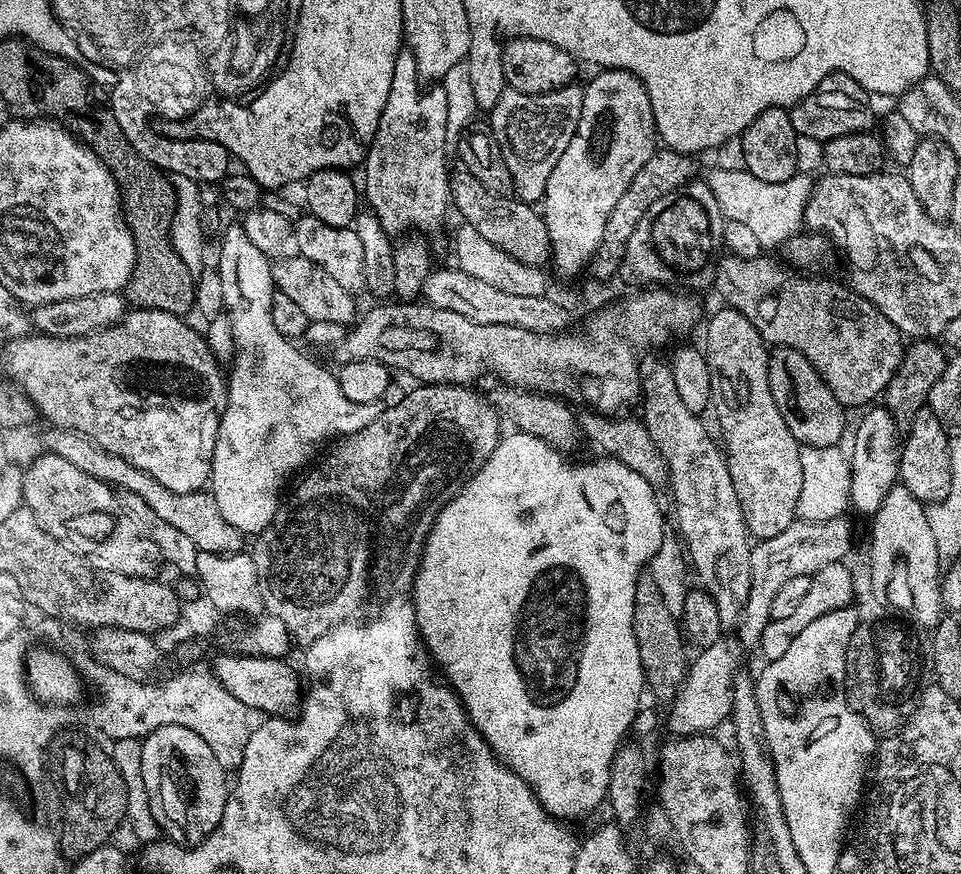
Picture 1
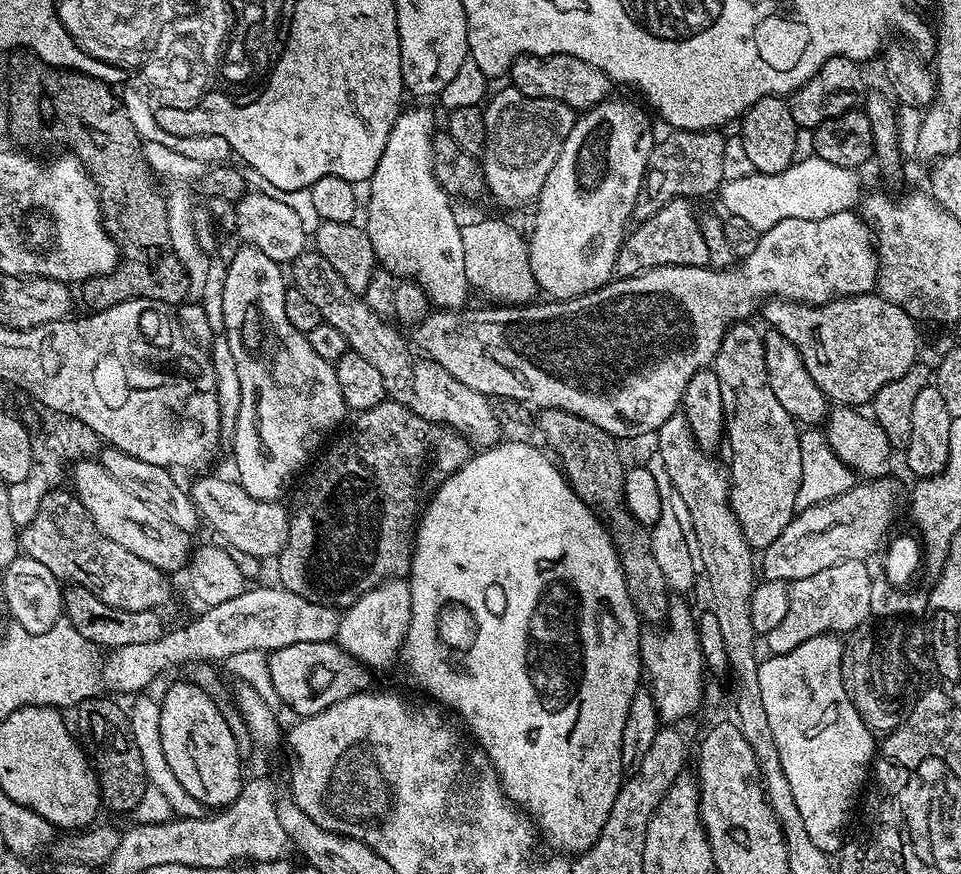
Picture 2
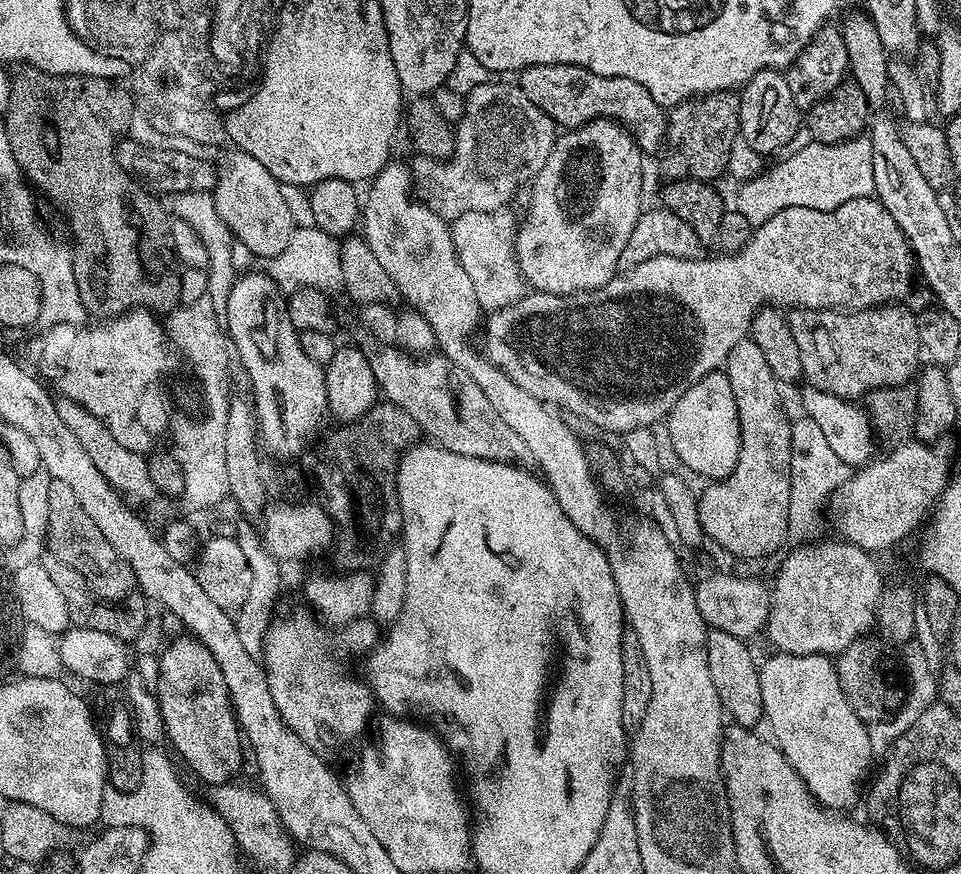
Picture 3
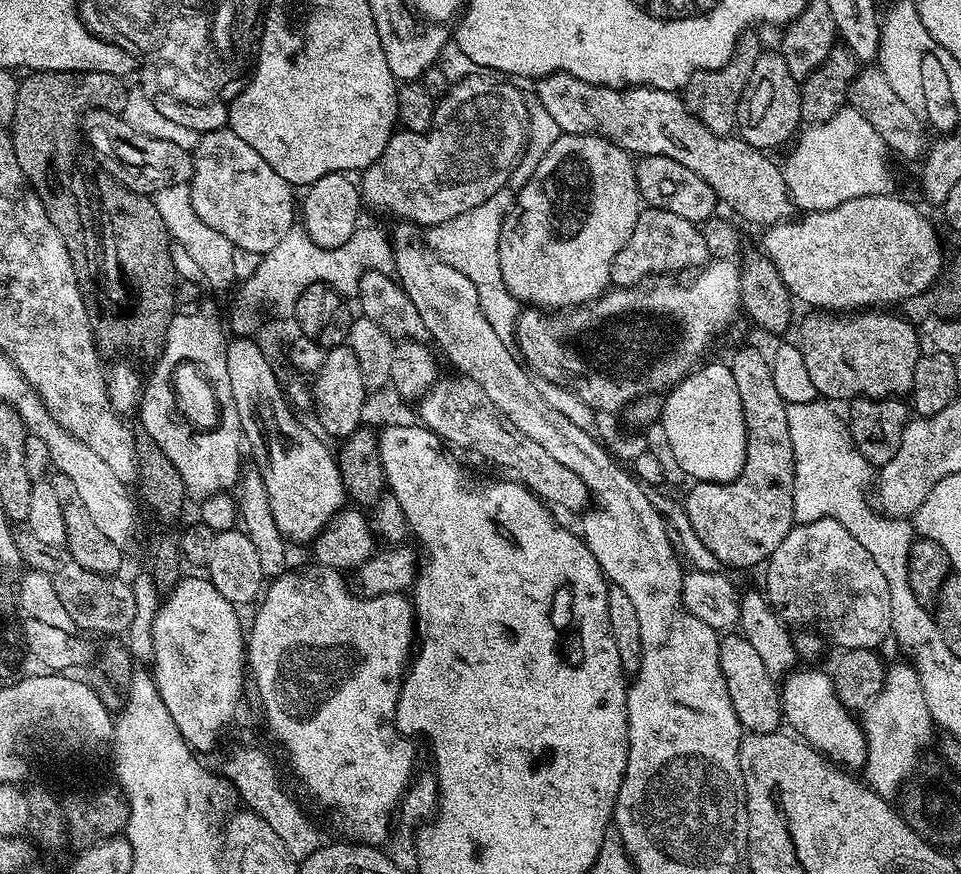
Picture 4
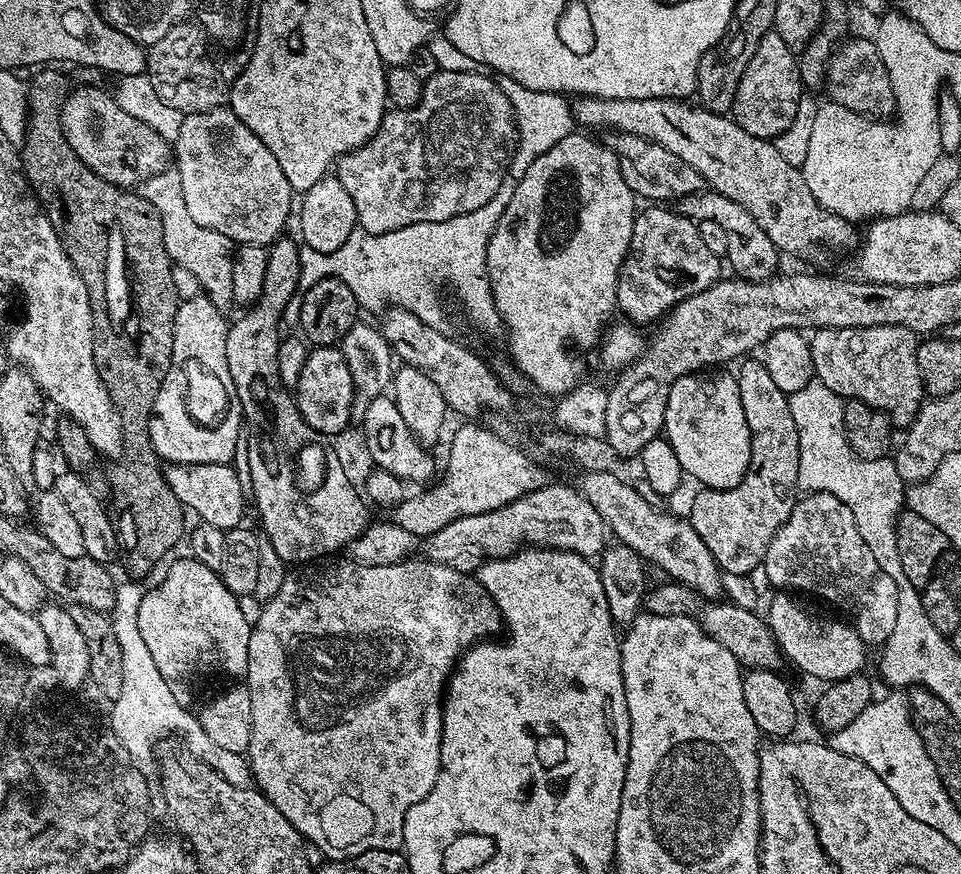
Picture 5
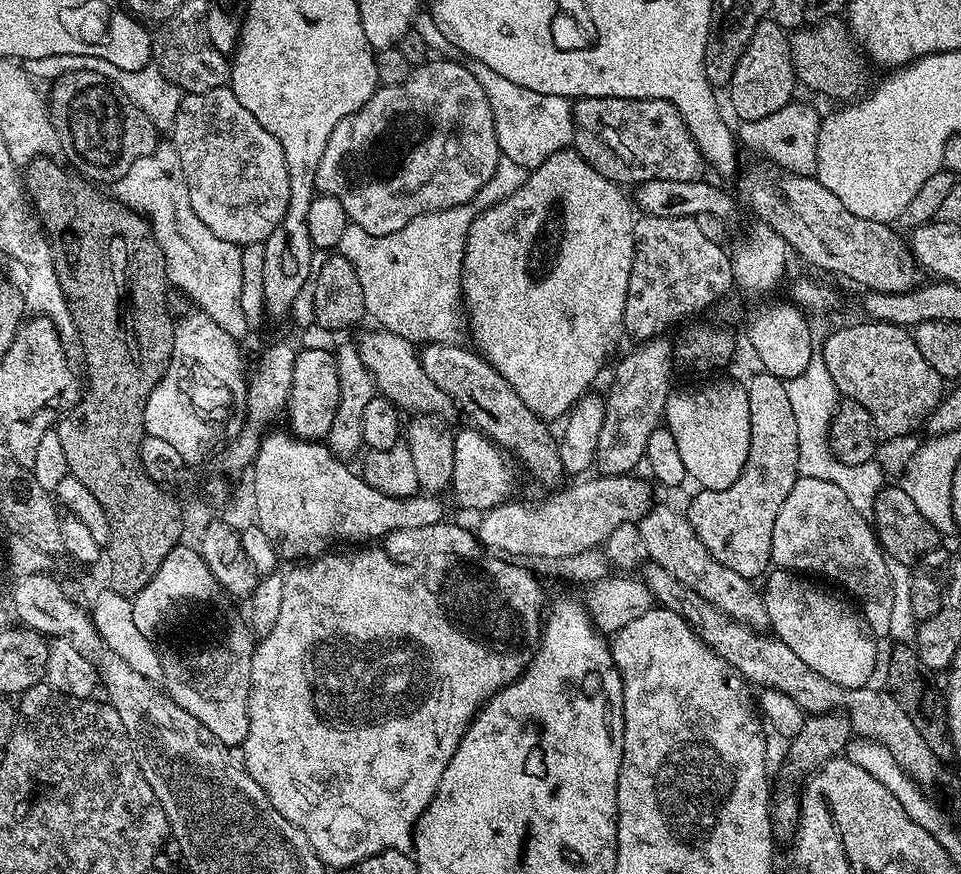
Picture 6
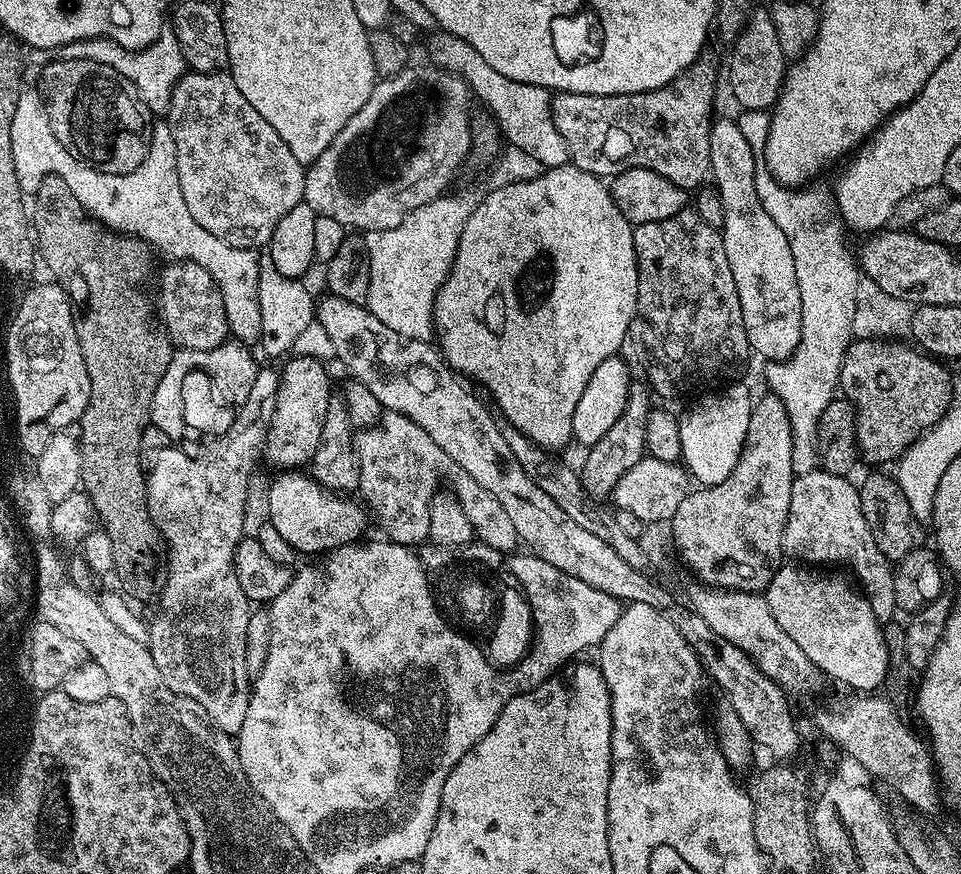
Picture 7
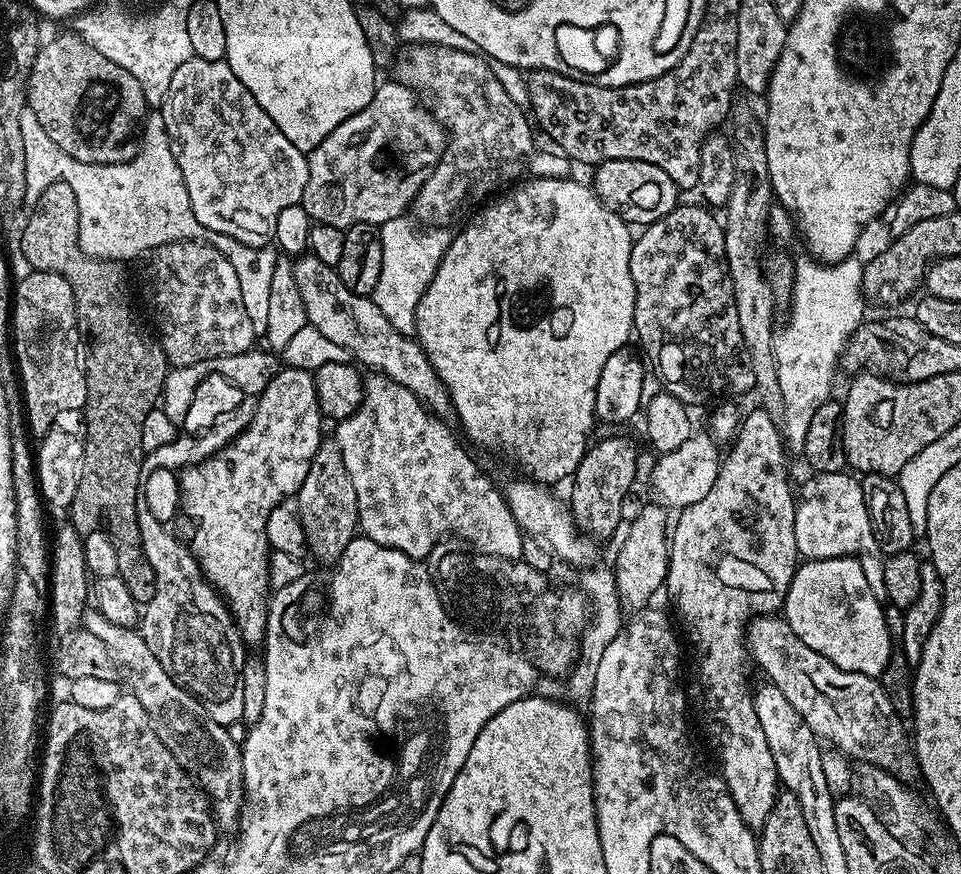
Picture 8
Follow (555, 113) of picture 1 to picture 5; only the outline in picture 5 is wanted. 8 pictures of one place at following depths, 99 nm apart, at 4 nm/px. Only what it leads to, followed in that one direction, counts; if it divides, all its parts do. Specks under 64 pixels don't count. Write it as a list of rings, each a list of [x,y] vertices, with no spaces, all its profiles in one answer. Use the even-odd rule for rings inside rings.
[[[438,71],[428,81],[424,82],[422,98],[418,102],[418,106],[413,108],[392,108],[385,111],[374,138],[367,140],[361,148],[356,148],[354,151],[341,156],[334,165],[334,176],[342,182],[343,186],[346,186],[346,191],[354,202],[357,225],[370,234],[375,236],[386,234],[390,230],[402,230],[402,226],[414,226],[418,222],[446,222],[446,218],[470,214],[474,210],[478,210],[478,206],[486,206],[486,202],[490,202],[490,198],[494,198],[498,186],[505,180],[506,173],[512,163],[516,138],[516,119],[512,113],[512,107],[491,75],[484,72]]]

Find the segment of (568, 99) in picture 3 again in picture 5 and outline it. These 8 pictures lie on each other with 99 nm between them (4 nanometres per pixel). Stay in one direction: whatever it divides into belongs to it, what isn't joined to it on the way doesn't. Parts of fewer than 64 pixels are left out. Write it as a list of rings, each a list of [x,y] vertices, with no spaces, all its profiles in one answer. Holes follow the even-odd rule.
[[[576,96],[571,101],[572,119],[581,129],[608,128],[612,132],[625,132],[654,141],[658,146],[678,154],[686,166],[694,166],[702,174],[711,191],[738,202],[742,210],[750,210],[754,222],[766,230],[770,242],[781,253],[808,252],[811,248],[833,248],[840,252],[852,240],[853,221],[826,210],[810,194],[803,171],[786,162],[778,154],[772,140],[763,140],[746,134],[735,119],[719,112],[710,112],[683,99],[666,98],[598,98]]]

